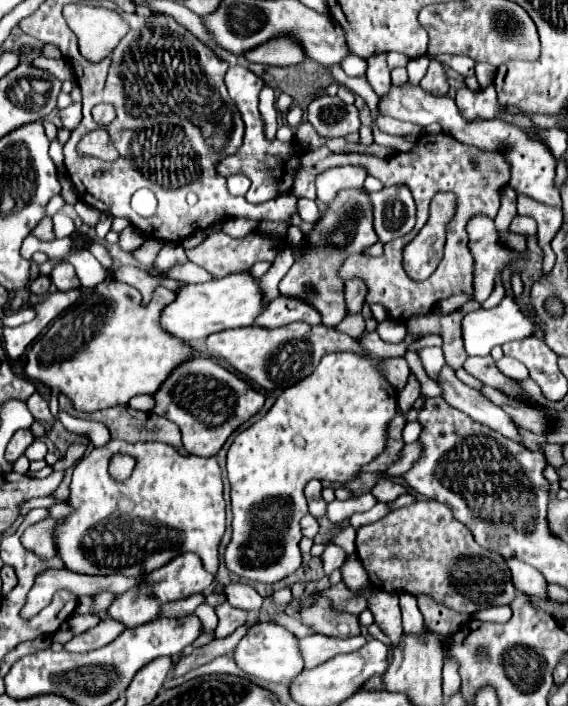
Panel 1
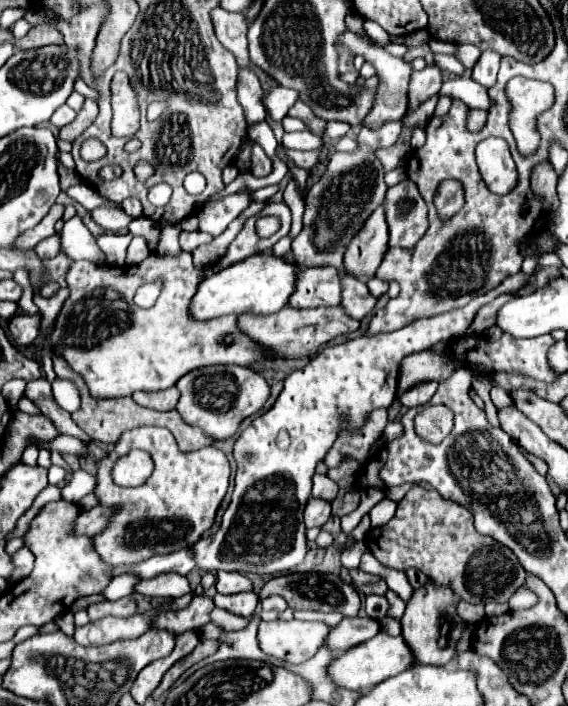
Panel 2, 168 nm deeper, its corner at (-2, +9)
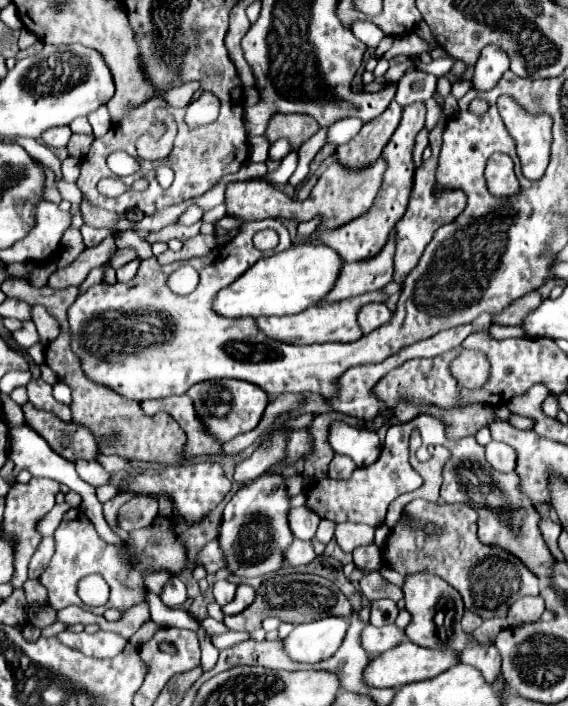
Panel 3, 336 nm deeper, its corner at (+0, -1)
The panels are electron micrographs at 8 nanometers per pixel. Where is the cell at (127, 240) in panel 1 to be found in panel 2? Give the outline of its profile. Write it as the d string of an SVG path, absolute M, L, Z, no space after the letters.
M134 236L130 246L128 246L128 258L126 264L140 264L144 258L148 258L148 248L146 248L146 240L144 236Z

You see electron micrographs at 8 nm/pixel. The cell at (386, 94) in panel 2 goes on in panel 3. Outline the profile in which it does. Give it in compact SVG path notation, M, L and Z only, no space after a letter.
M392 102L384 114L366 122L350 142L336 148L336 160L340 160L344 168L368 168L372 160L380 158L380 152L394 134L400 116L402 108Z

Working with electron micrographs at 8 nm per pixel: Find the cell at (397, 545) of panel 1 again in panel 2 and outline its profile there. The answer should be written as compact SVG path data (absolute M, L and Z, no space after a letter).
M424 486L410 488L398 502L394 518L380 528L376 544L374 558L382 566L404 572L418 568L432 582L450 586L456 596L472 604L484 604L488 600L508 602L526 578L524 568L506 546L476 532L470 510Z

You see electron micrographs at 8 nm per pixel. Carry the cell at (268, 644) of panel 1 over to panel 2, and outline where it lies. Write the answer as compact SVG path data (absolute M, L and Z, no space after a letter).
M278 618L272 622L262 620L258 626L258 646L264 654L282 662L302 664L318 652L326 634L328 626L324 622L304 622L296 618Z

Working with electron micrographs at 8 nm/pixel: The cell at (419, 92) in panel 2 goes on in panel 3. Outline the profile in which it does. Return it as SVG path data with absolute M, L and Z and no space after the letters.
M414 102L414 104L404 108L402 122L396 128L394 136L390 138L390 144L382 152L388 168L384 172L384 180L382 180L380 192L378 192L372 208L368 212L364 212L362 216L358 216L356 220L350 220L348 224L342 224L340 228L312 232L310 236L306 236L306 242L320 240L322 244L336 248L344 262L366 260L368 256L376 256L382 250L382 246L388 240L388 232L394 228L396 220L400 220L400 216L406 212L406 206L408 206L408 200L410 200L412 176L414 176L414 170L416 170L412 152L414 152L414 144L416 144L416 134L424 128L424 116L426 116L426 108L424 108L422 102Z

